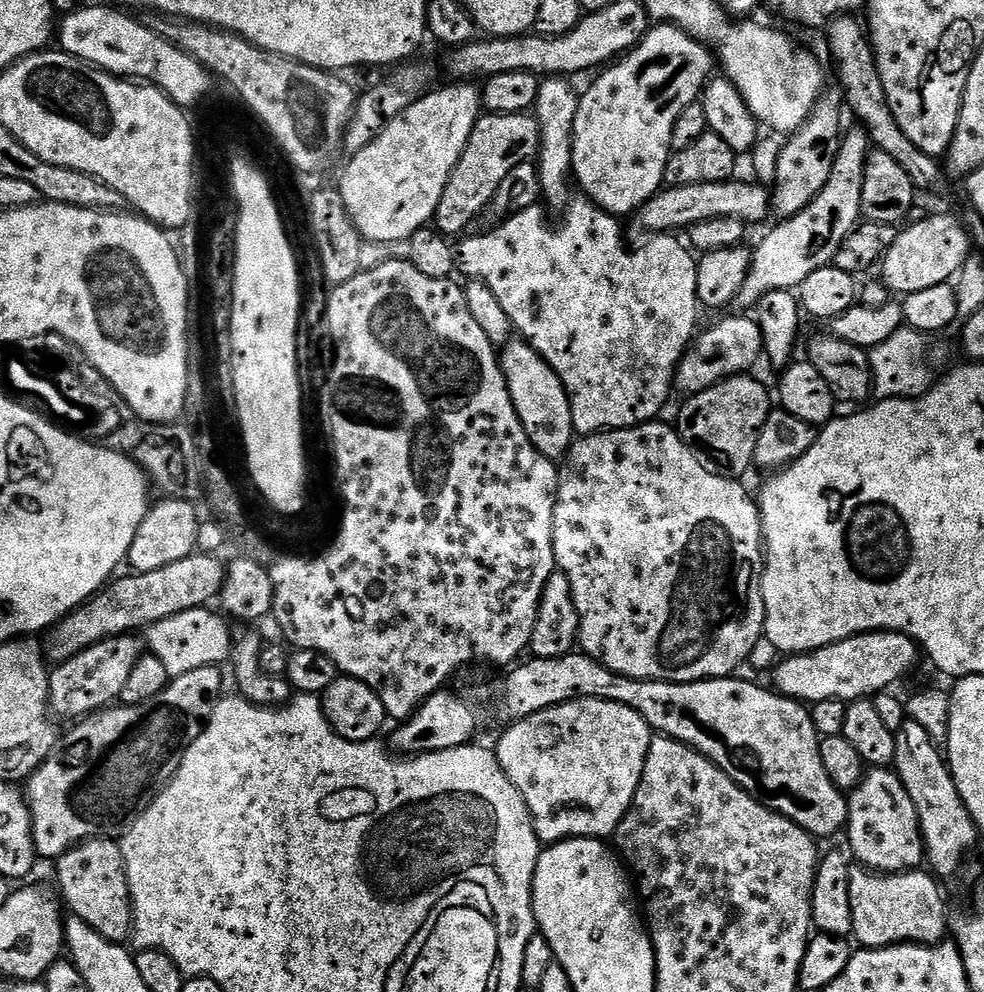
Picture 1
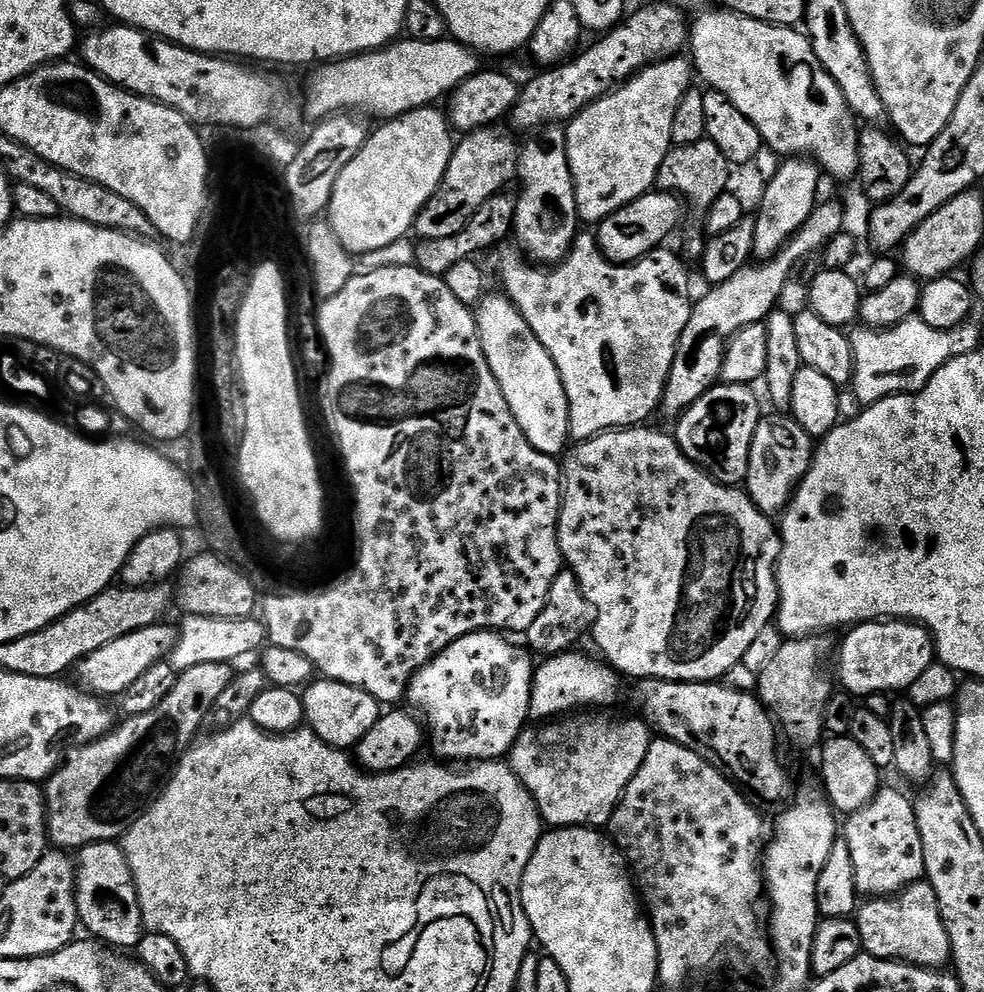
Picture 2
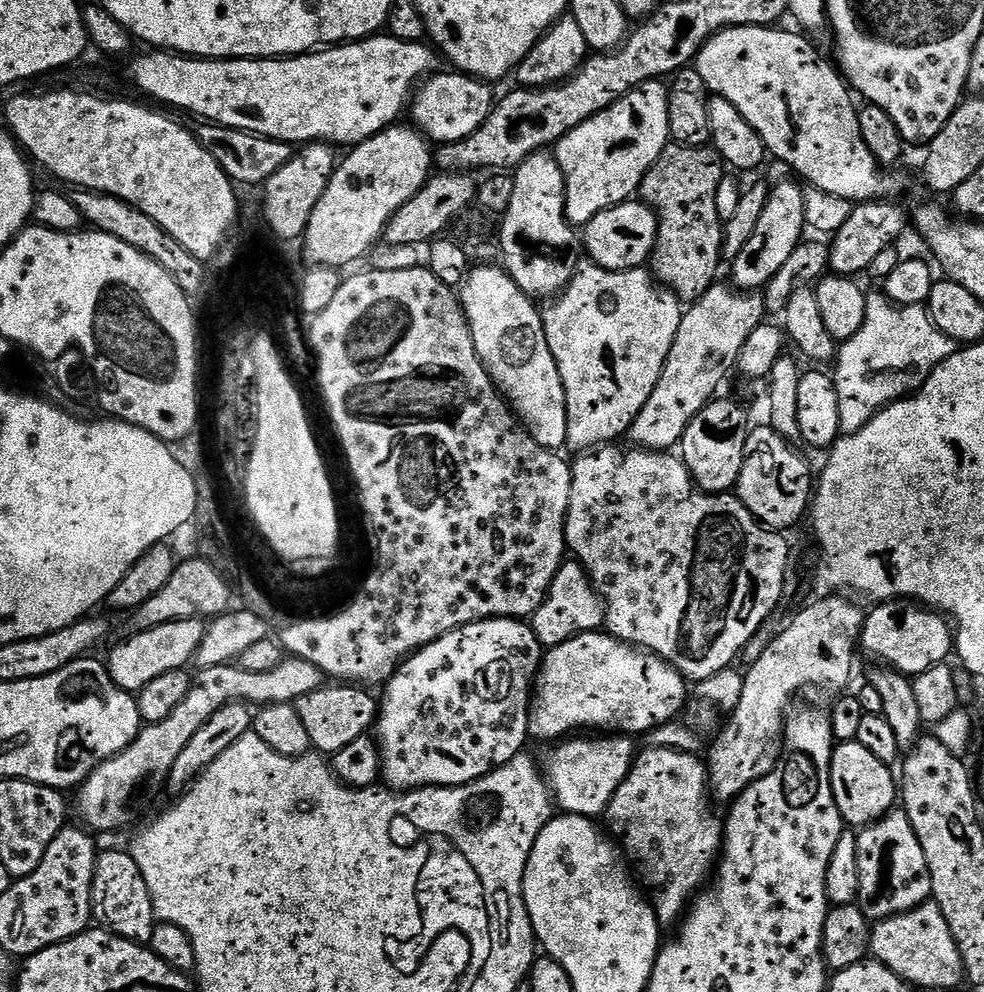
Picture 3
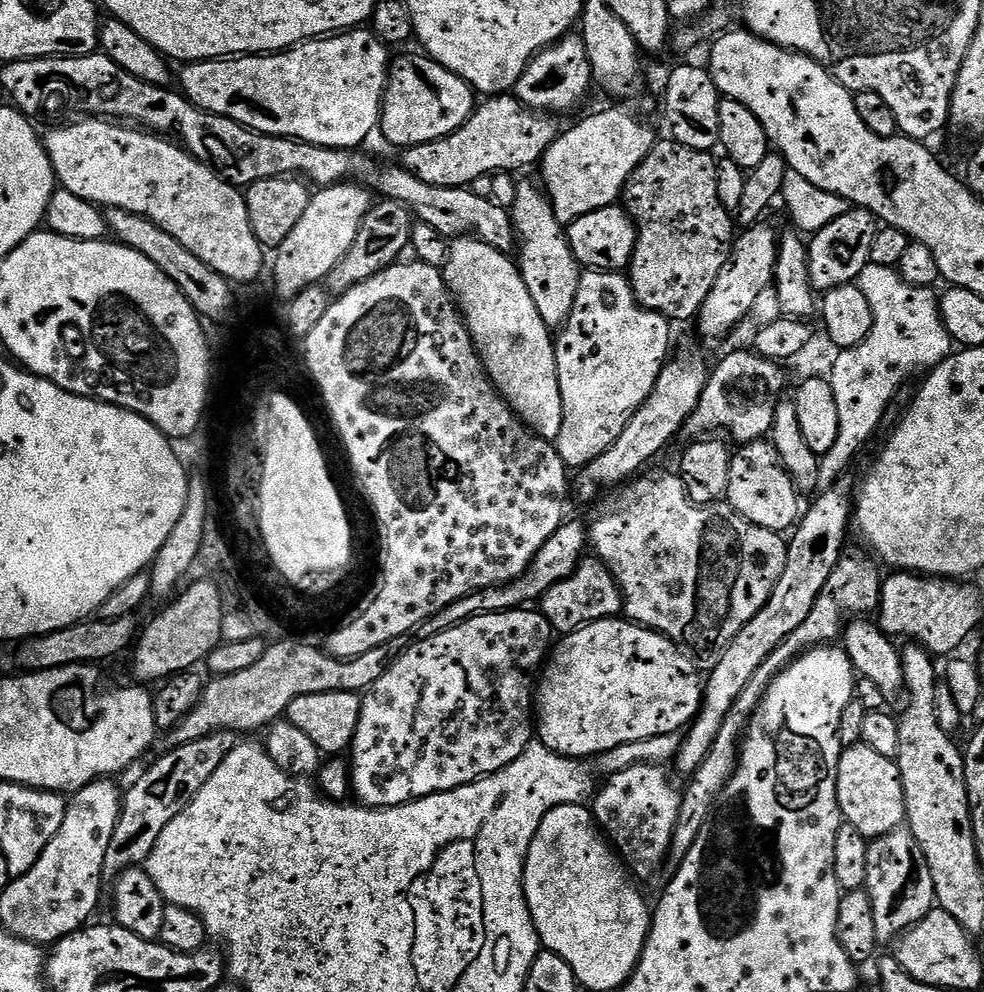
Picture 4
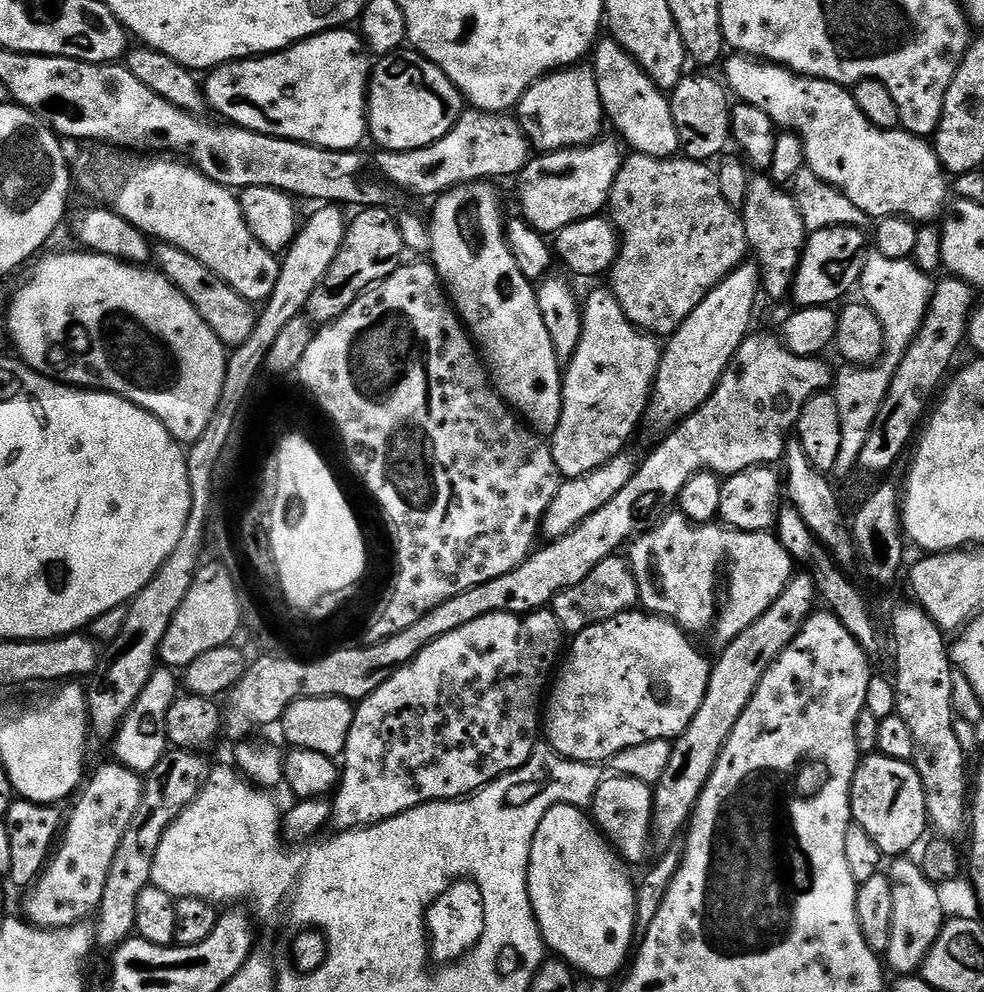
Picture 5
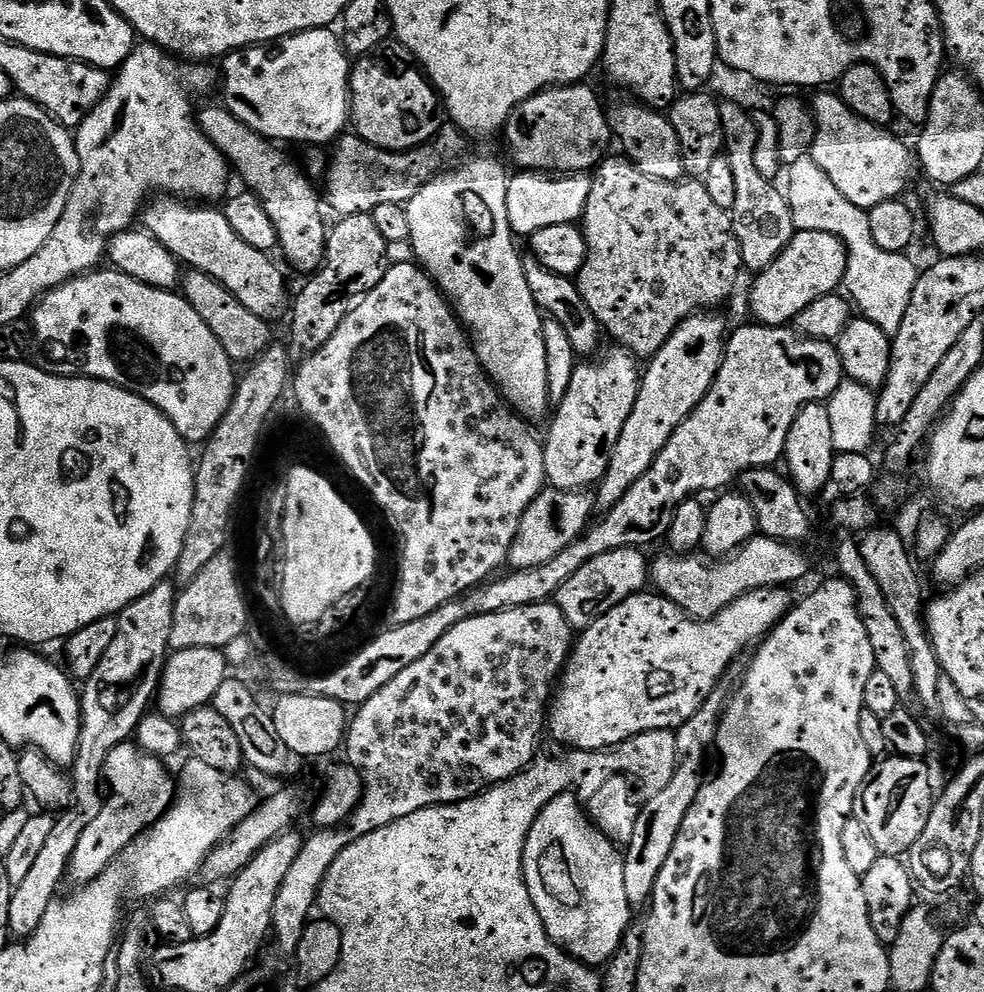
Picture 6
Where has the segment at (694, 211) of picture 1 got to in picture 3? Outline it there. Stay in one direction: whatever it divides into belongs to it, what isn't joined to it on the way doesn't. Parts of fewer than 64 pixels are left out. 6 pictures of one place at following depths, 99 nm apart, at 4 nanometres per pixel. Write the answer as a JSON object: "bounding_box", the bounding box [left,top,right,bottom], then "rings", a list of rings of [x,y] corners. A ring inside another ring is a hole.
{"bounding_box":[582,198,659,272],"rings":[[[633,198],[623,204],[602,210],[582,228],[582,248],[587,259],[611,272],[629,272],[632,268],[645,267],[656,249],[659,222],[649,204]]]}

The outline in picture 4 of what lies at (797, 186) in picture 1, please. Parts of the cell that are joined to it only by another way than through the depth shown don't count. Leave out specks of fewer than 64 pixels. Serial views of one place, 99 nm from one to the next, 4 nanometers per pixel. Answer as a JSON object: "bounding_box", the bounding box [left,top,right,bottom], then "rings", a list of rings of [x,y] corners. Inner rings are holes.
{"bounding_box":[698,222,781,336],"rings":[[[767,222],[753,224],[735,237],[732,255],[728,257],[726,266],[722,266],[722,274],[718,274],[710,294],[706,294],[706,302],[700,307],[698,323],[702,335],[724,336],[734,331],[740,323],[745,323],[757,295],[767,287],[773,287],[780,237],[781,233],[775,232]]]}

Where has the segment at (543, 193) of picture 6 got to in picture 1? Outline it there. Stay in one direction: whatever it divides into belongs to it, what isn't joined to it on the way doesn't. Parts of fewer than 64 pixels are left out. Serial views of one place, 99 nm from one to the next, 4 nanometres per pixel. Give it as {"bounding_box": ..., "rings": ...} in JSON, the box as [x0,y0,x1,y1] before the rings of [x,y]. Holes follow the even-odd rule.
{"bounding_box":[571,22,714,218],"rings":[[[660,22],[649,27],[635,48],[605,67],[599,73],[601,76],[582,92],[574,118],[571,175],[575,183],[576,180],[580,183],[584,191],[581,193],[593,200],[605,214],[617,218],[625,218],[631,212],[633,215],[650,197],[661,191],[668,158],[673,153],[674,122],[686,106],[699,101],[704,85],[713,75],[712,64],[714,68],[714,56],[707,44],[686,35],[675,24]]]}

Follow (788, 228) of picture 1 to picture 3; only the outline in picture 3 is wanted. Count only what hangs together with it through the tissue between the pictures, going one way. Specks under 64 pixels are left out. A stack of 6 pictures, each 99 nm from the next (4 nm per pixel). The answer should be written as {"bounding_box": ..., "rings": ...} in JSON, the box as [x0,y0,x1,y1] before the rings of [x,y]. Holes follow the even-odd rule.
{"bounding_box":[627,282,766,452],"rings":[[[723,282],[713,284],[706,294],[702,294],[691,305],[692,308],[680,317],[678,334],[674,334],[674,346],[670,346],[670,354],[666,358],[666,366],[658,378],[658,386],[654,386],[654,394],[646,398],[646,406],[634,418],[632,427],[628,429],[627,439],[632,439],[633,445],[649,452],[667,452],[679,445],[680,439],[686,434],[686,426],[694,422],[694,418],[717,395],[716,392],[724,384],[724,379],[737,367],[742,346],[746,346],[746,338],[754,334],[760,324],[765,323],[766,311],[763,295],[755,291],[737,290]]]}

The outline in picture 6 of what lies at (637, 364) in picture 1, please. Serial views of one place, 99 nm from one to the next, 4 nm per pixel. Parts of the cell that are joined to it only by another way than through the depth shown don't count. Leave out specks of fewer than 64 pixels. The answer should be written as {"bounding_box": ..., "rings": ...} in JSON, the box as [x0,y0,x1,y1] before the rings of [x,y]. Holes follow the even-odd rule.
{"bounding_box":[543,346,642,492],"rings":[[[619,346],[613,347],[613,349],[613,352],[608,352],[601,358],[600,364],[590,364],[594,362],[577,363],[576,369],[574,370],[574,378],[570,378],[570,390],[566,390],[566,398],[562,398],[562,402],[555,405],[554,415],[551,417],[551,420],[553,419],[552,425],[548,428],[548,440],[546,436],[546,439],[543,441],[546,480],[553,488],[561,488],[561,490],[575,492],[577,490],[588,490],[593,486],[599,485],[600,479],[604,477],[608,469],[610,454],[614,450],[614,445],[618,442],[618,434],[622,434],[622,426],[626,426],[626,418],[630,418],[630,410],[634,410],[634,402],[638,398],[640,378],[642,375],[641,369],[639,367],[636,369],[636,364],[638,364],[637,357],[633,356],[631,352],[625,352],[624,349]]]}

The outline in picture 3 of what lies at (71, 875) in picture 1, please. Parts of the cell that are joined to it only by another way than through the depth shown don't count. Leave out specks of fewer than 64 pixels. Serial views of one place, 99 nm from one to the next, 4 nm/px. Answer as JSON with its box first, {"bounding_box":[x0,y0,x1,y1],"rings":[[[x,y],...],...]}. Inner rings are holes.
{"bounding_box":[92,851,158,945],"rings":[[[101,851],[97,855],[92,883],[92,914],[96,918],[104,915],[103,923],[107,931],[127,940],[135,940],[137,944],[147,945],[154,934],[154,926],[158,922],[154,892],[149,877],[148,880],[144,877],[139,862],[130,853]]]}

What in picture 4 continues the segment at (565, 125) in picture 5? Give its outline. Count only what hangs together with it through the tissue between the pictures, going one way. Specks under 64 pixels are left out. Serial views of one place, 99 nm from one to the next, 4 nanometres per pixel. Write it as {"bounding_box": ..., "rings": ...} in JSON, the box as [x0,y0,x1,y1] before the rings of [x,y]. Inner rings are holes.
{"bounding_box":[514,34,594,114],"rings":[[[569,34],[560,39],[552,47],[539,52],[526,66],[522,78],[514,89],[514,95],[527,108],[539,110],[545,114],[561,114],[576,108],[594,88],[590,58],[586,54],[586,46],[579,35]]]}

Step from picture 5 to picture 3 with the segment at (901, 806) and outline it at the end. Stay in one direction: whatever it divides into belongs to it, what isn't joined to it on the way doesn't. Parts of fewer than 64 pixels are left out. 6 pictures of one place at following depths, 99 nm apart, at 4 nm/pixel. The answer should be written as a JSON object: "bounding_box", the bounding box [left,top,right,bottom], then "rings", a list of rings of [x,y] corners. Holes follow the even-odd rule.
{"bounding_box":[830,742,898,830],"rings":[[[840,742],[833,747],[830,782],[834,802],[845,825],[856,830],[866,828],[897,807],[898,780],[892,777],[892,771],[889,765],[878,762],[878,758],[874,758],[866,746],[855,742]]]}

